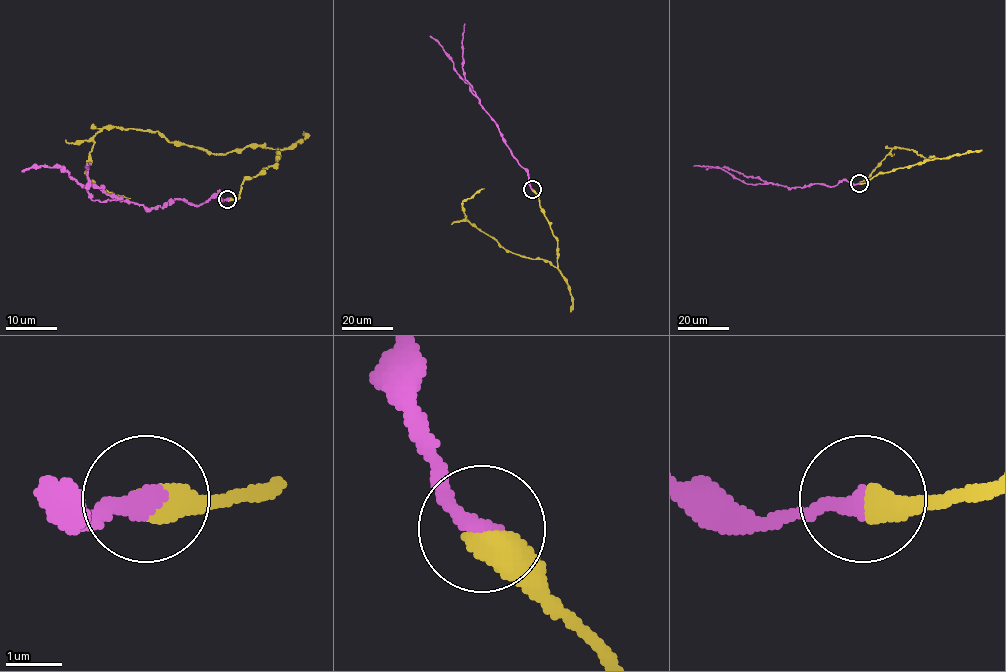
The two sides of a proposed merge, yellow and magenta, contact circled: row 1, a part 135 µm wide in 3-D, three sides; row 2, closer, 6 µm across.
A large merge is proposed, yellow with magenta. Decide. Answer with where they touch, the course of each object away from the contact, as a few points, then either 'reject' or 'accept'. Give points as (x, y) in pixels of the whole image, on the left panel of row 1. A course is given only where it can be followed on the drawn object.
place (227, 199); course yellow (227, 198), (277, 163), (275, 149), (213, 154), (157, 131), (103, 127), (86, 175), (130, 198); course magenta (227, 198), (217, 192), (199, 205), (176, 198), (149, 209), (122, 198), (93, 200), (86, 191), (91, 164); accept

